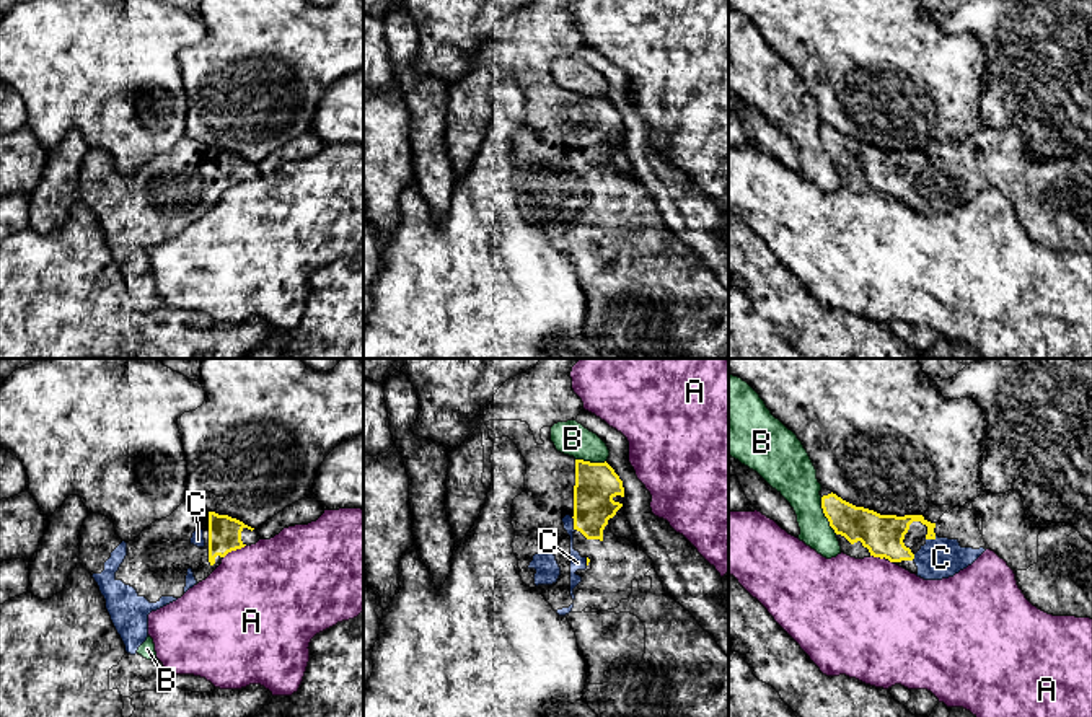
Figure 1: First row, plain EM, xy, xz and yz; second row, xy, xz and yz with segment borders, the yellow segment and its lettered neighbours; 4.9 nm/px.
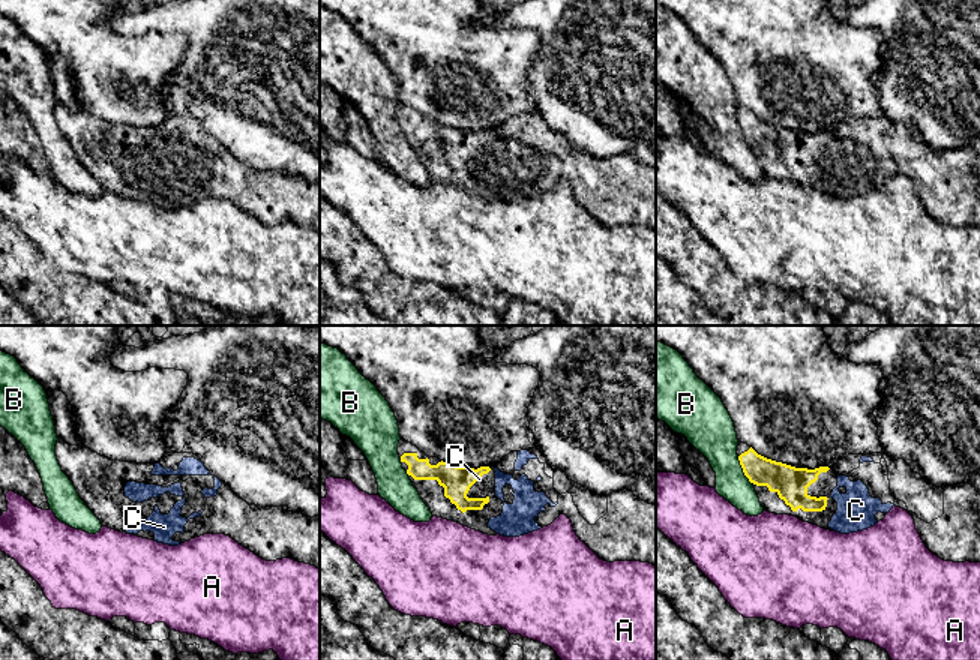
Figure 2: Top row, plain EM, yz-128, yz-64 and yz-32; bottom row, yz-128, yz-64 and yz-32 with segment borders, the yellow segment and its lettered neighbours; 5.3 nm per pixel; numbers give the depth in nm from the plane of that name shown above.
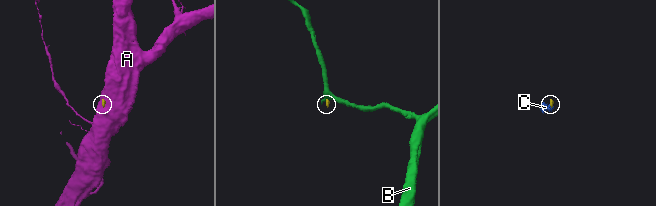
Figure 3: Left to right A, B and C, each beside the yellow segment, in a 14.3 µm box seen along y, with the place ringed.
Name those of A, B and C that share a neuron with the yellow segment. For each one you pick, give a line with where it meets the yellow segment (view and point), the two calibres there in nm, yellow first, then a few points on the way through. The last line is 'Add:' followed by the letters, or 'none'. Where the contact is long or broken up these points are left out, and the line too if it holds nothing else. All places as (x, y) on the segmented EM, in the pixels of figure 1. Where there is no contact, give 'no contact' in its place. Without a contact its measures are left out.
C: yz (934, 536) | 200/200 nm
Add: C

